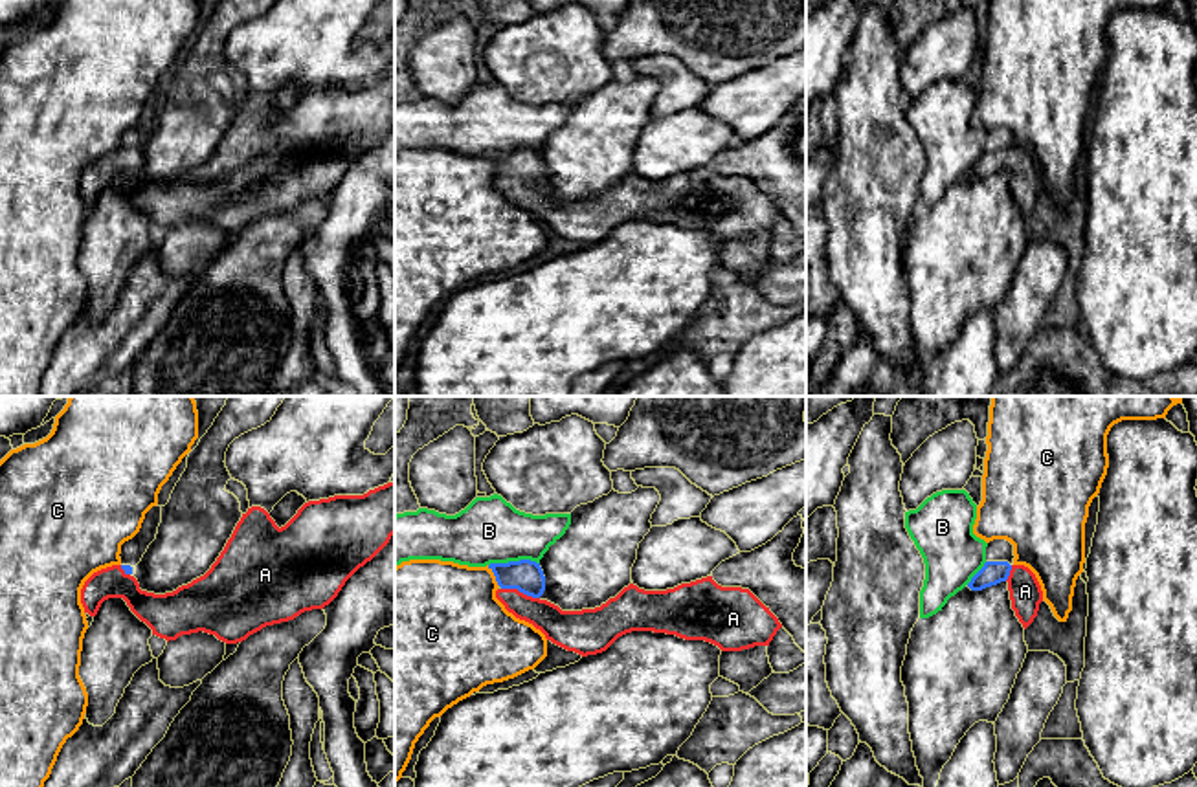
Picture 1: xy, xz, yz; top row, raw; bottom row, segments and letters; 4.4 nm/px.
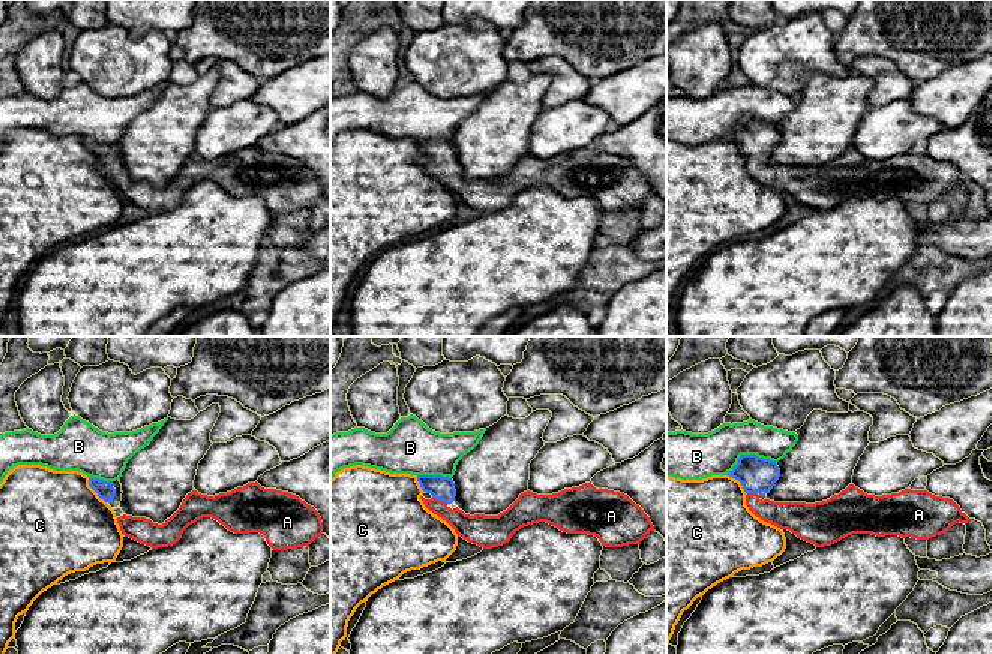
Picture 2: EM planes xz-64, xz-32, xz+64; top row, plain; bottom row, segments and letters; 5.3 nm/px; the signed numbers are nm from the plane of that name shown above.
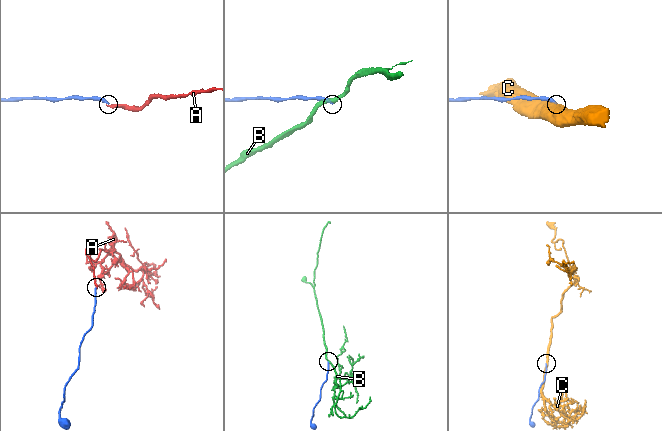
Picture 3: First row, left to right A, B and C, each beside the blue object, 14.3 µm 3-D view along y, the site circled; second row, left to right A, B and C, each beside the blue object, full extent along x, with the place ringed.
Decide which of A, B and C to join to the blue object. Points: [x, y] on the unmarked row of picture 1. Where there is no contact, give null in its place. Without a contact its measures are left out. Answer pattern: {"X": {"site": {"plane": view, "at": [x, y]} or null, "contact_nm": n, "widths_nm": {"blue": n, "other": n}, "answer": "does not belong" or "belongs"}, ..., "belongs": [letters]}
{"A": {"site": {"plane": "xz", "at": [520, 180]}, "contact_nm": 180, "widths_nm": {"blue": 140, "other": 160}, "answer": "belongs"}, "B": {"site": {"plane": "xz", "at": [513, 151]}, "contact_nm": 220, "widths_nm": {"blue": 140, "other": 280}, "answer": "does not belong"}, "C": {"site": {"plane": "xz", "at": [494, 164]}, "contact_nm": 110, "widths_nm": {"blue": 140, "other": 420}, "answer": "does not belong"}, "belongs": ["A"]}

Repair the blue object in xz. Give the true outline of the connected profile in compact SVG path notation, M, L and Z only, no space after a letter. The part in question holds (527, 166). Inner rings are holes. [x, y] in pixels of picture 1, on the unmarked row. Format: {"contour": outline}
{"contour": "M531 149L490 152L499 178L496 187L516 207L532 213L553 233L582 246L606 240L632 220L705 229L722 240L769 235L782 216L778 207L749 178L722 176L712 165L666 180L644 180L630 172L595 198L562 200L542 189L545 165Z"}

